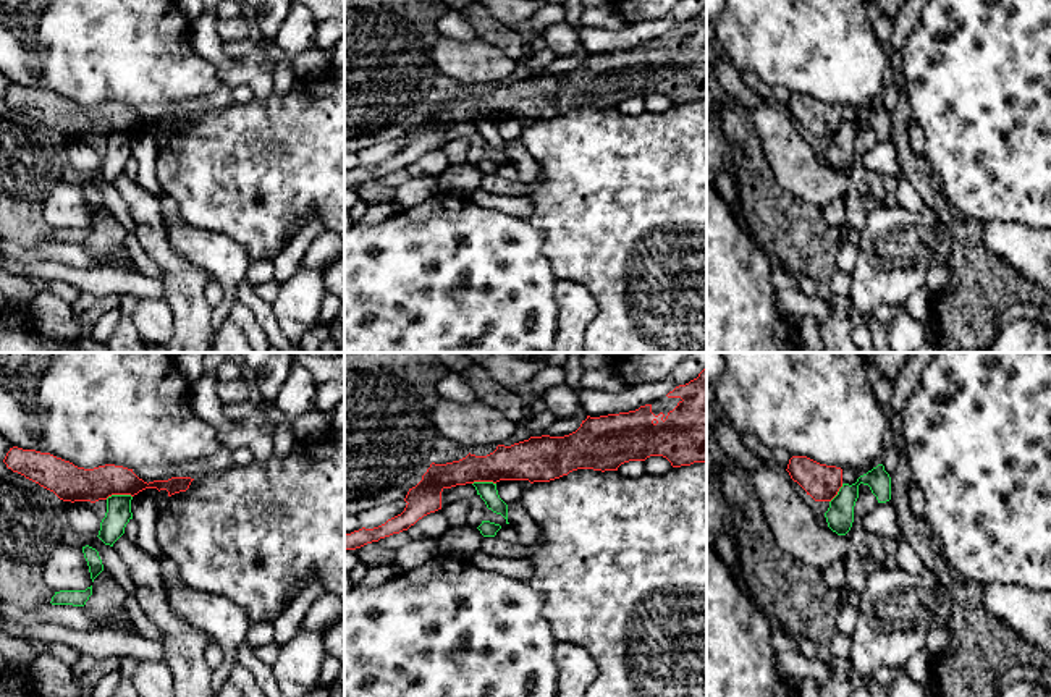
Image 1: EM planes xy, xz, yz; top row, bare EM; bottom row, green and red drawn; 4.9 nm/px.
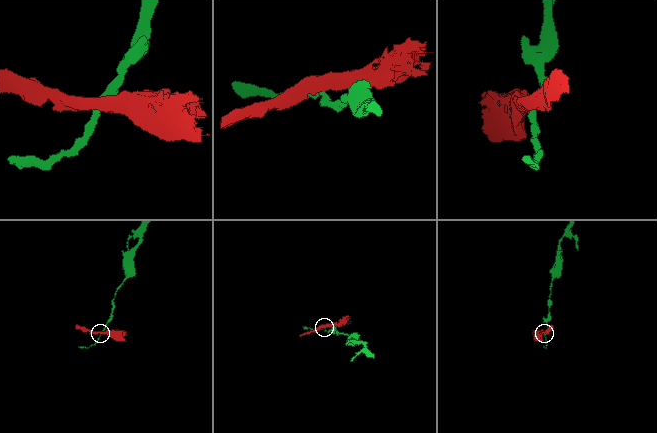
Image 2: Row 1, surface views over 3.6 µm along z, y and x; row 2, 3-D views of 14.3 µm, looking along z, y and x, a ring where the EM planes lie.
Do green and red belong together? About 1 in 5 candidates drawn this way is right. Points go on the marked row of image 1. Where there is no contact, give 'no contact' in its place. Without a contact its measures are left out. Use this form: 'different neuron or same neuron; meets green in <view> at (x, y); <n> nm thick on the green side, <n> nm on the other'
different neuron; meets green in xy at (118, 495); 130 nm thick on the green side, 180 nm on the other

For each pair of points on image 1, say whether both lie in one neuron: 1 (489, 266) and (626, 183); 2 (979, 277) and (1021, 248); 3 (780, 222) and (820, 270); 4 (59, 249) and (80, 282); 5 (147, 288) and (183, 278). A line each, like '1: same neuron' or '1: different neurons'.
1: different neurons
2: different neurons
3: same neuron
4: different neurons
5: different neurons

